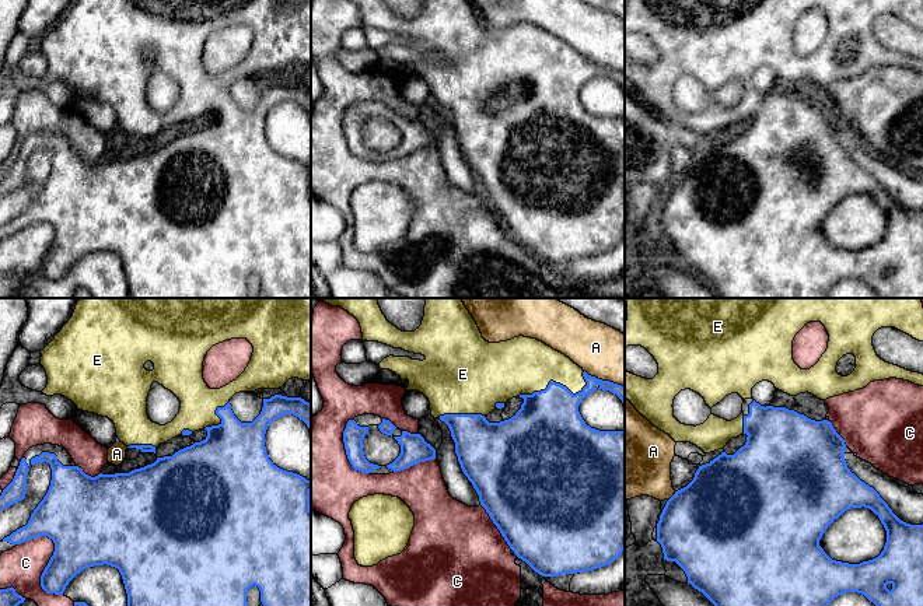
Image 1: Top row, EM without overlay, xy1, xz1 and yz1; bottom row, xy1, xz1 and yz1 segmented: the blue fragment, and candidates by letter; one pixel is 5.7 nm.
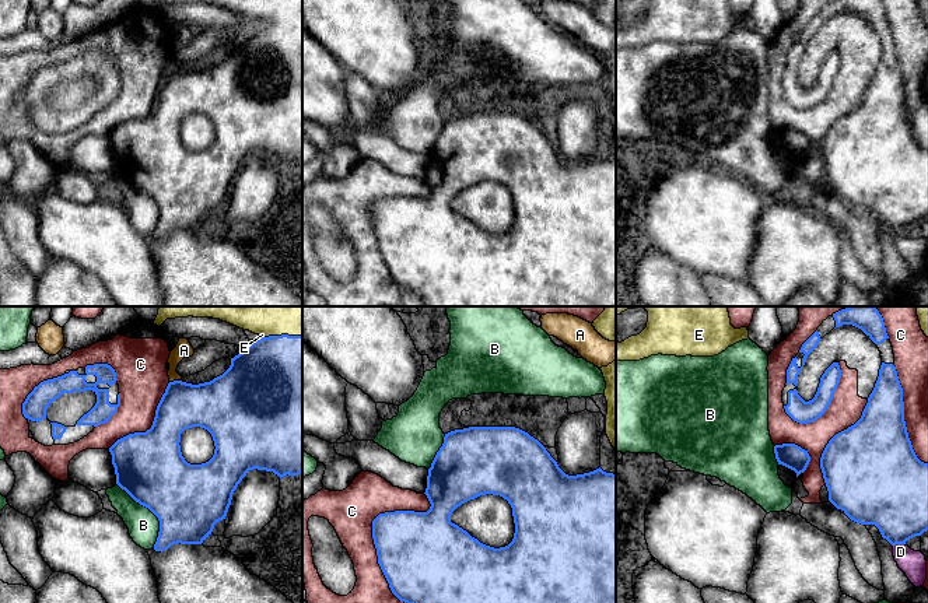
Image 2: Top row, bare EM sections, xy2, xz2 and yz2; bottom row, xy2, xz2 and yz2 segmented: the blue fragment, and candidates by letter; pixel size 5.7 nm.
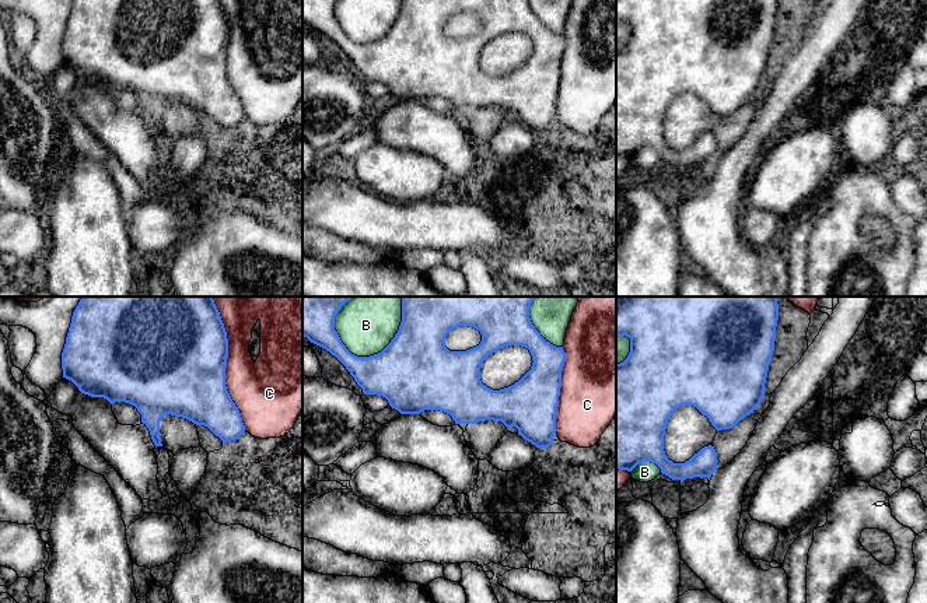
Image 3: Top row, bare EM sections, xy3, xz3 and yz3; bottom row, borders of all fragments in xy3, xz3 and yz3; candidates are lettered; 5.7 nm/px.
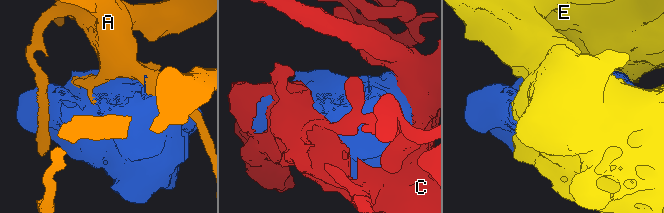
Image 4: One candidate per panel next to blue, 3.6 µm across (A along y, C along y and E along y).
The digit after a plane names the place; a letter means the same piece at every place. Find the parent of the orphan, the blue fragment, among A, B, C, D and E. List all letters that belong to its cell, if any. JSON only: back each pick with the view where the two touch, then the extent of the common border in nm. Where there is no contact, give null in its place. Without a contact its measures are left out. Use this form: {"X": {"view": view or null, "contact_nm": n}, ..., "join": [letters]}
{"E": {"view": "xz1", "contact_nm": 400}, "join": ["E"]}

